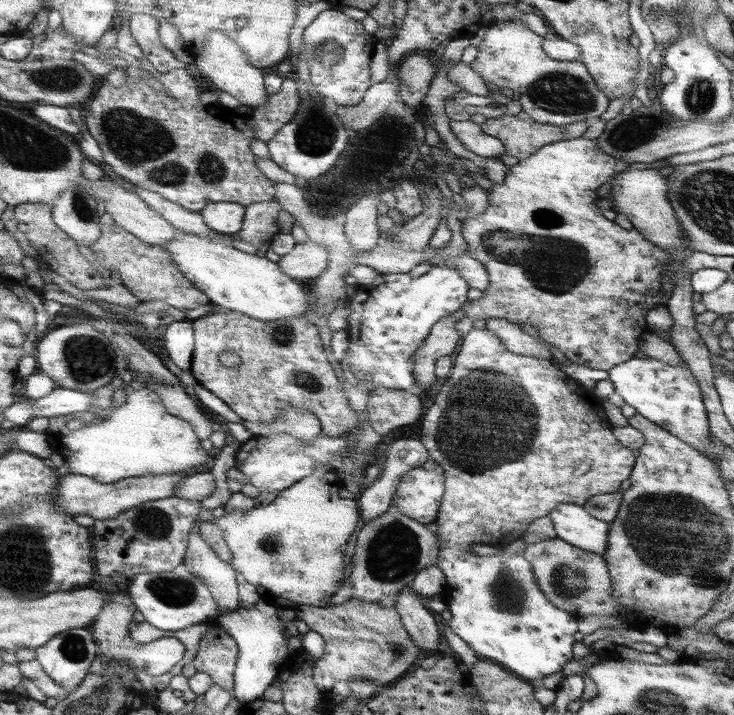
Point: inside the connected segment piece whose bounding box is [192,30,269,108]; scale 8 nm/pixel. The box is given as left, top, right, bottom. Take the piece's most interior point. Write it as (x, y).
(221, 60)

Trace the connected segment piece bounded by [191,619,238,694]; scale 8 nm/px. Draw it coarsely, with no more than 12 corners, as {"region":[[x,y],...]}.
{"region":[[209,619],[191,662],[233,694],[235,640]]}

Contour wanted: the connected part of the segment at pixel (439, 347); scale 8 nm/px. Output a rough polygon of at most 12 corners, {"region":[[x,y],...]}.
{"region":[[441,318],[412,356],[422,390],[437,382],[435,365],[462,338],[454,318]]}

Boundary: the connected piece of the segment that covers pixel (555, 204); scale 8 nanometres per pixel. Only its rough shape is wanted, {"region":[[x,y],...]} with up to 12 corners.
{"region":[[597,139],[507,166],[467,253],[476,320],[634,358],[669,254],[602,215]]}

